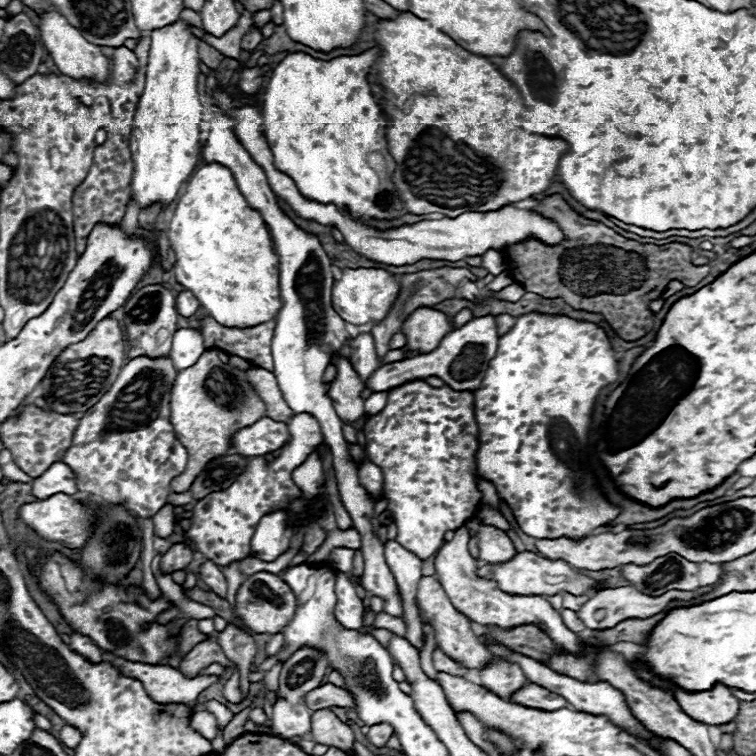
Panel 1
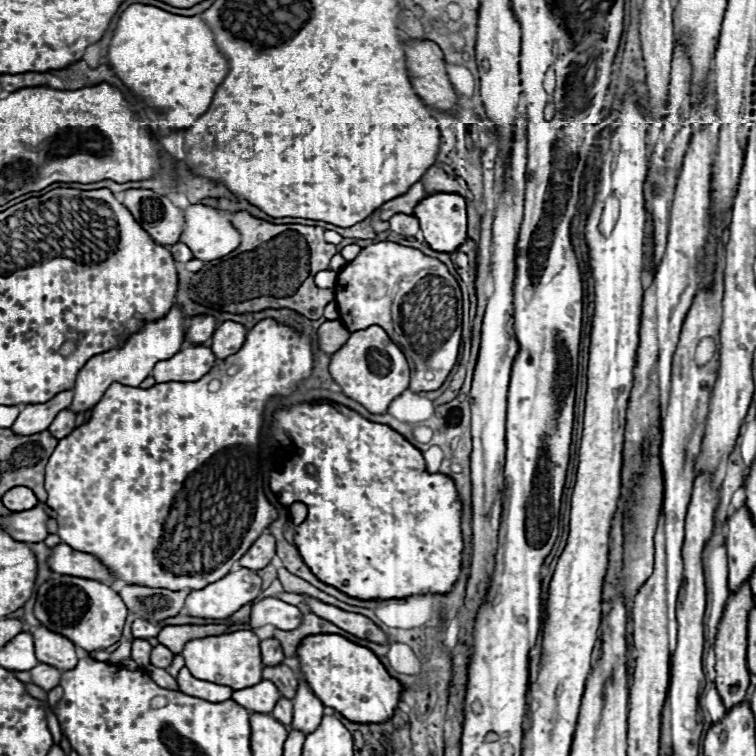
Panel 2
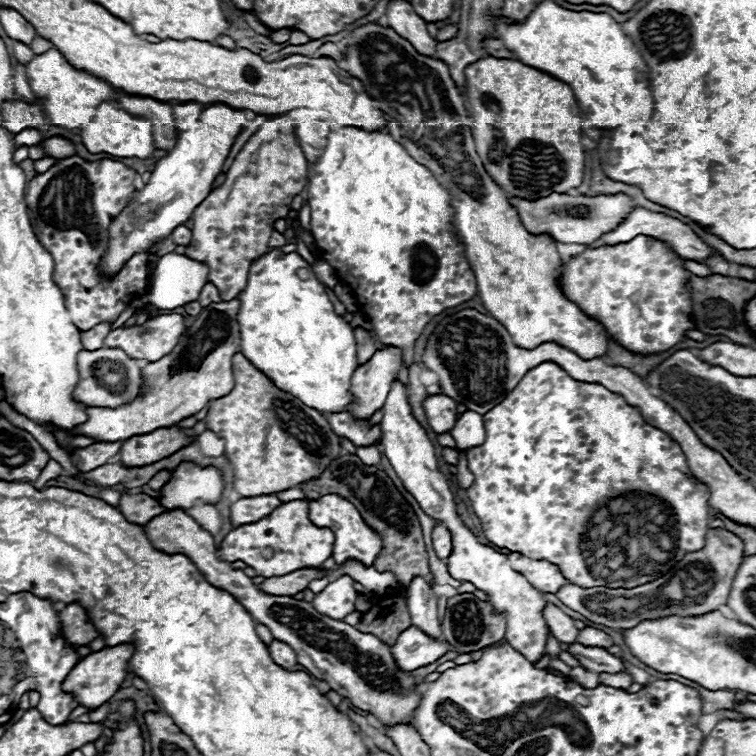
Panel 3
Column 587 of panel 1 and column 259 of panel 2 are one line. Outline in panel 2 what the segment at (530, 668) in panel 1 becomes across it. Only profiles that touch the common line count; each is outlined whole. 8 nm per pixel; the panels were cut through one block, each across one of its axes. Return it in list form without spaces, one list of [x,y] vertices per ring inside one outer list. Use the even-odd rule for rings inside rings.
[[[262,680],[262,682],[258,682],[258,686],[250,686],[246,690],[236,690],[232,694],[232,700],[236,700],[240,706],[244,706],[252,712],[260,712],[260,714],[270,714],[270,710],[278,702],[278,698],[280,698],[278,688],[270,680]]]

